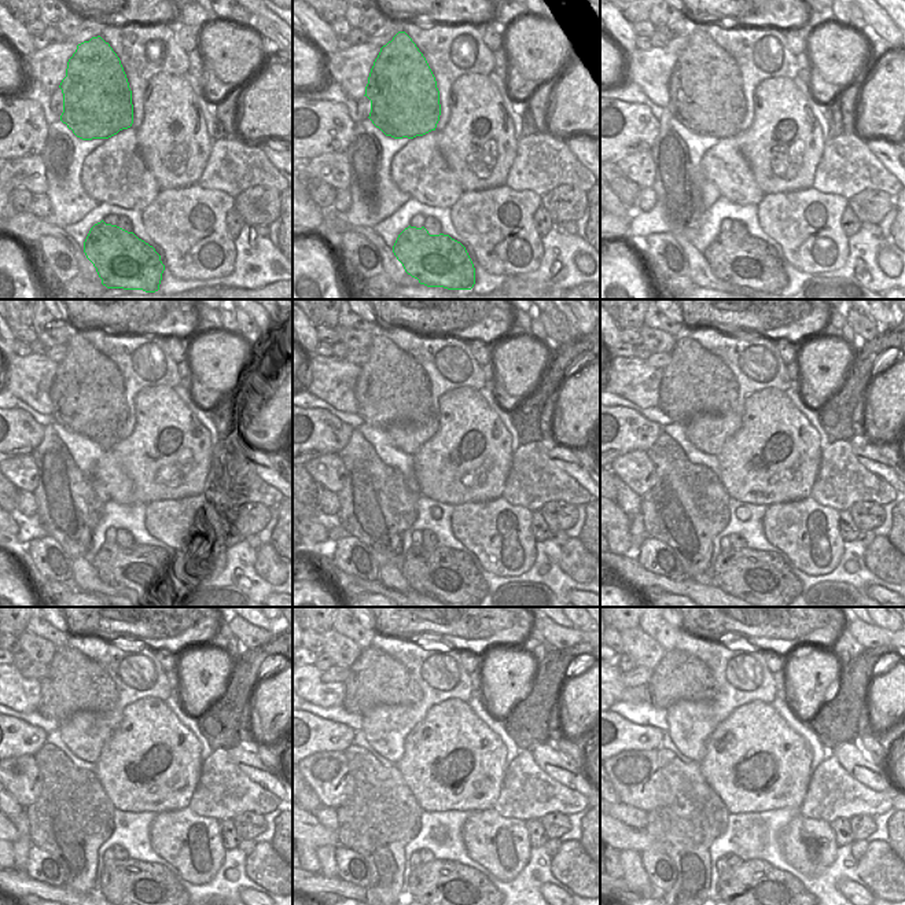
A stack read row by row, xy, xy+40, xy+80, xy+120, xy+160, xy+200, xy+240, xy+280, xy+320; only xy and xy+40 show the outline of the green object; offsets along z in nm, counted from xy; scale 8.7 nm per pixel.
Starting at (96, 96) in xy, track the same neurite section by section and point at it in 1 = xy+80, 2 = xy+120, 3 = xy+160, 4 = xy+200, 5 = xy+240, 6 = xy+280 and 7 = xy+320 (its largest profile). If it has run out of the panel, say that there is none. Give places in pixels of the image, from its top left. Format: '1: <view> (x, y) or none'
1: xy+80 (706, 88)
2: xy+120 (88, 397)
3: xy+160 (392, 387)
4: xy+200 (695, 381)
5: xy+240 (74, 683)
6: xy+280 (375, 679)
7: xy+320 (679, 676)

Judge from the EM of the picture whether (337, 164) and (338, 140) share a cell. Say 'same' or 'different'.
different

